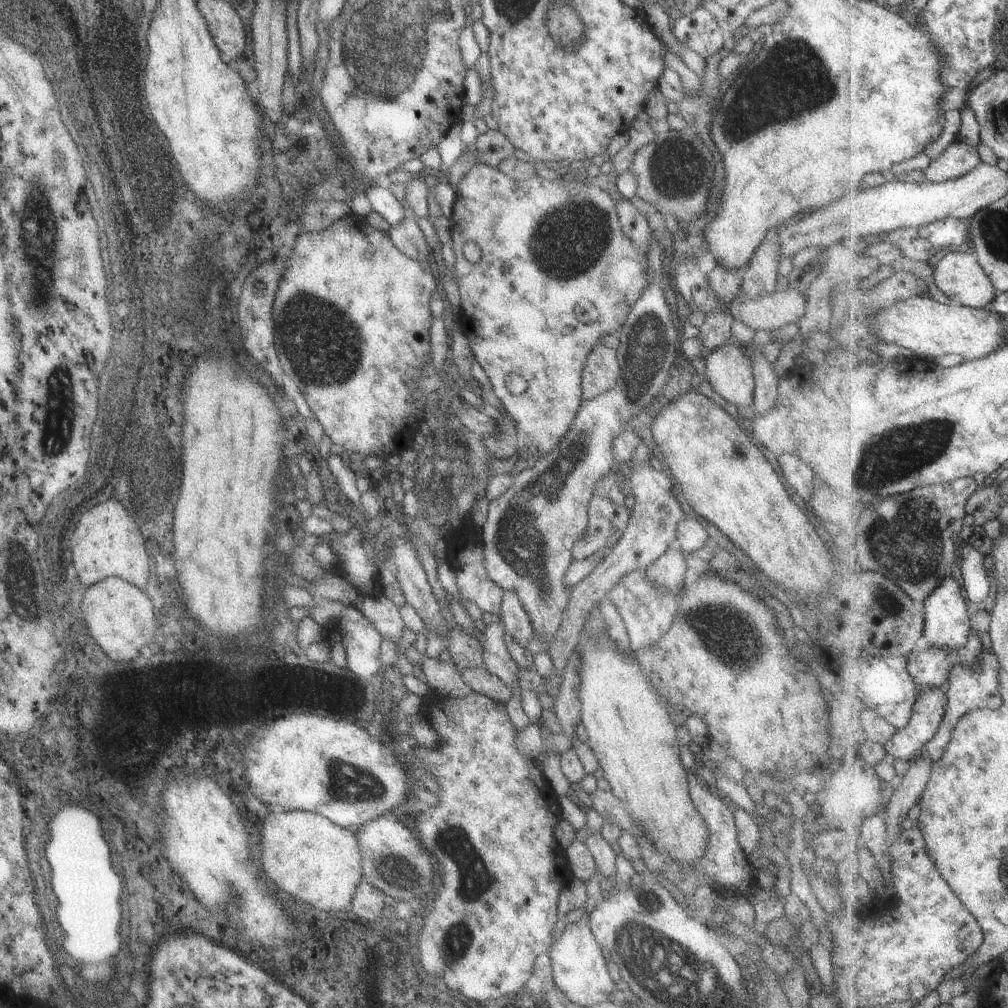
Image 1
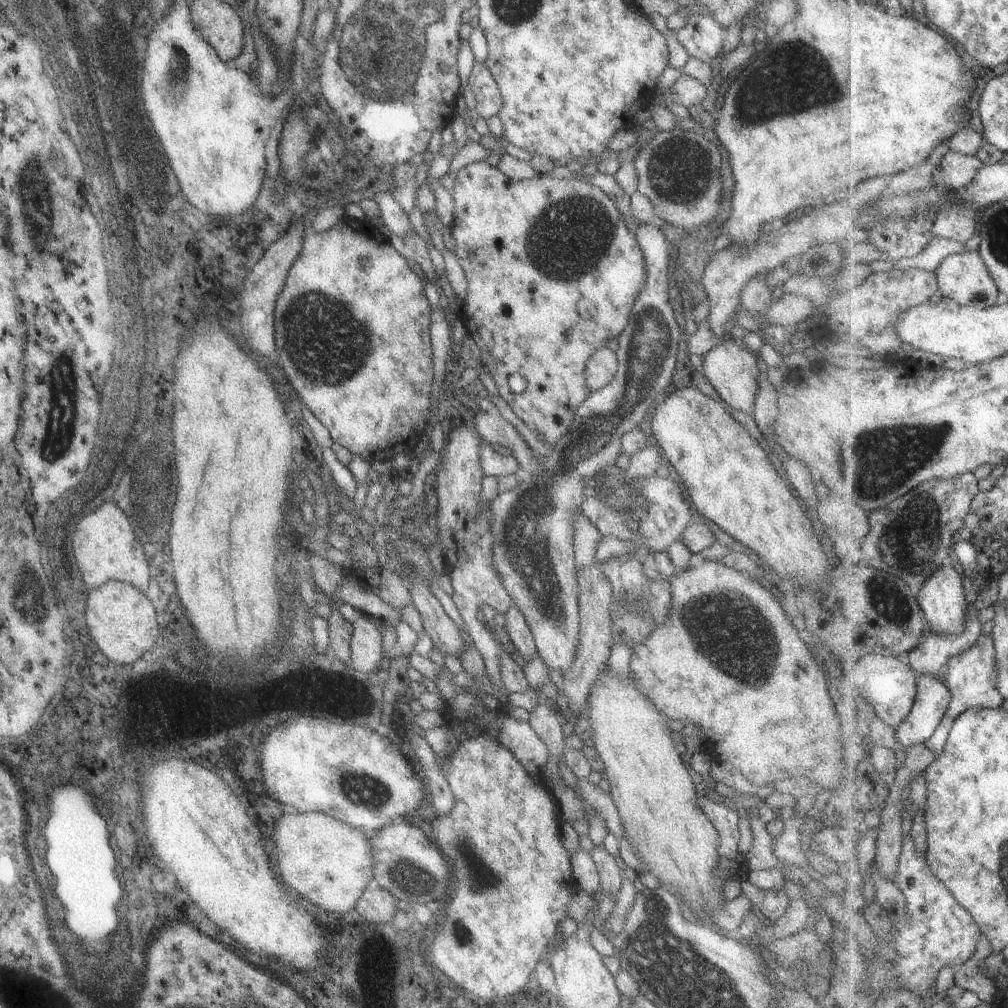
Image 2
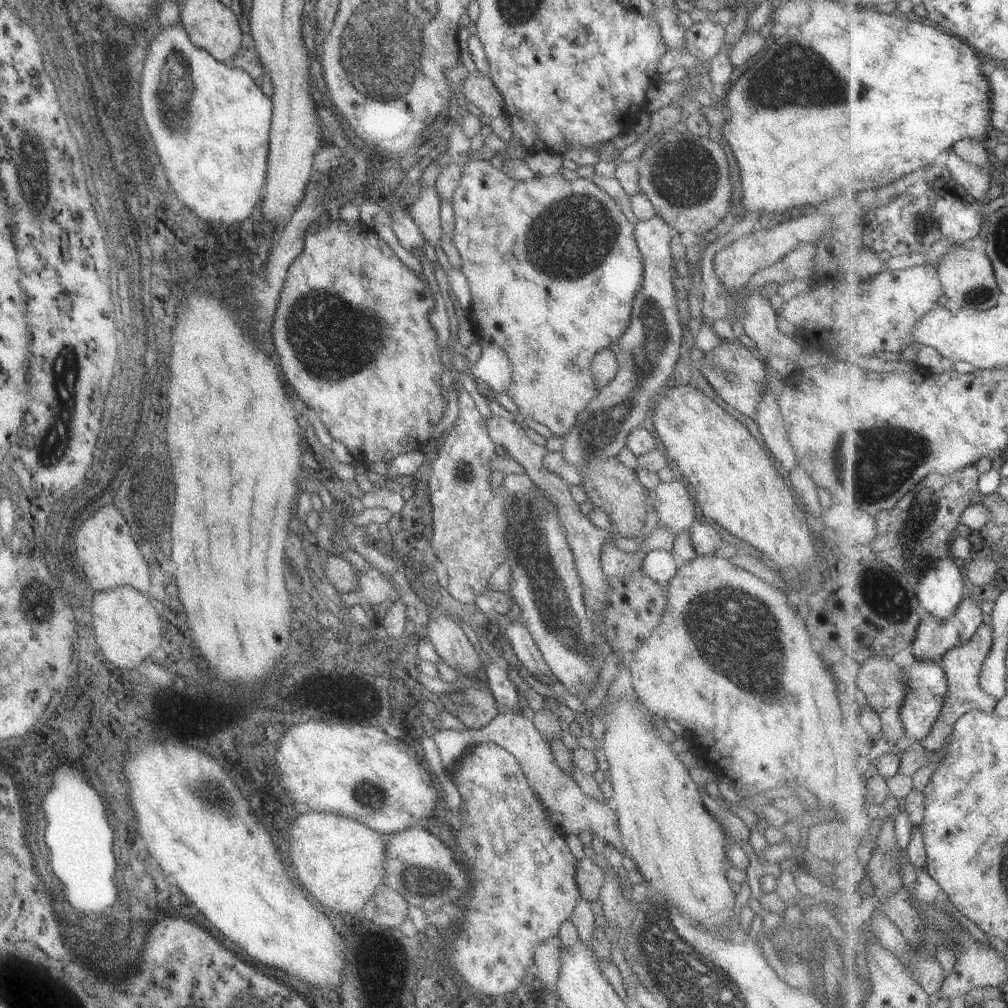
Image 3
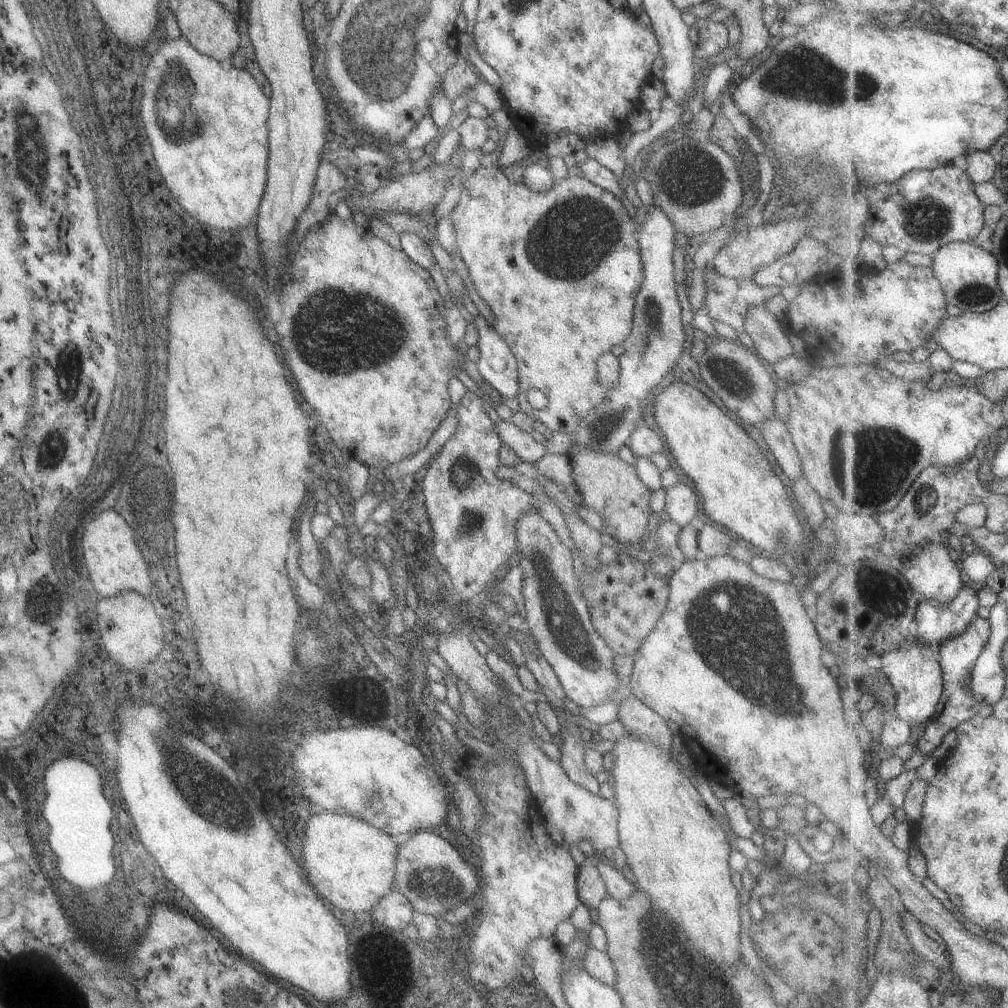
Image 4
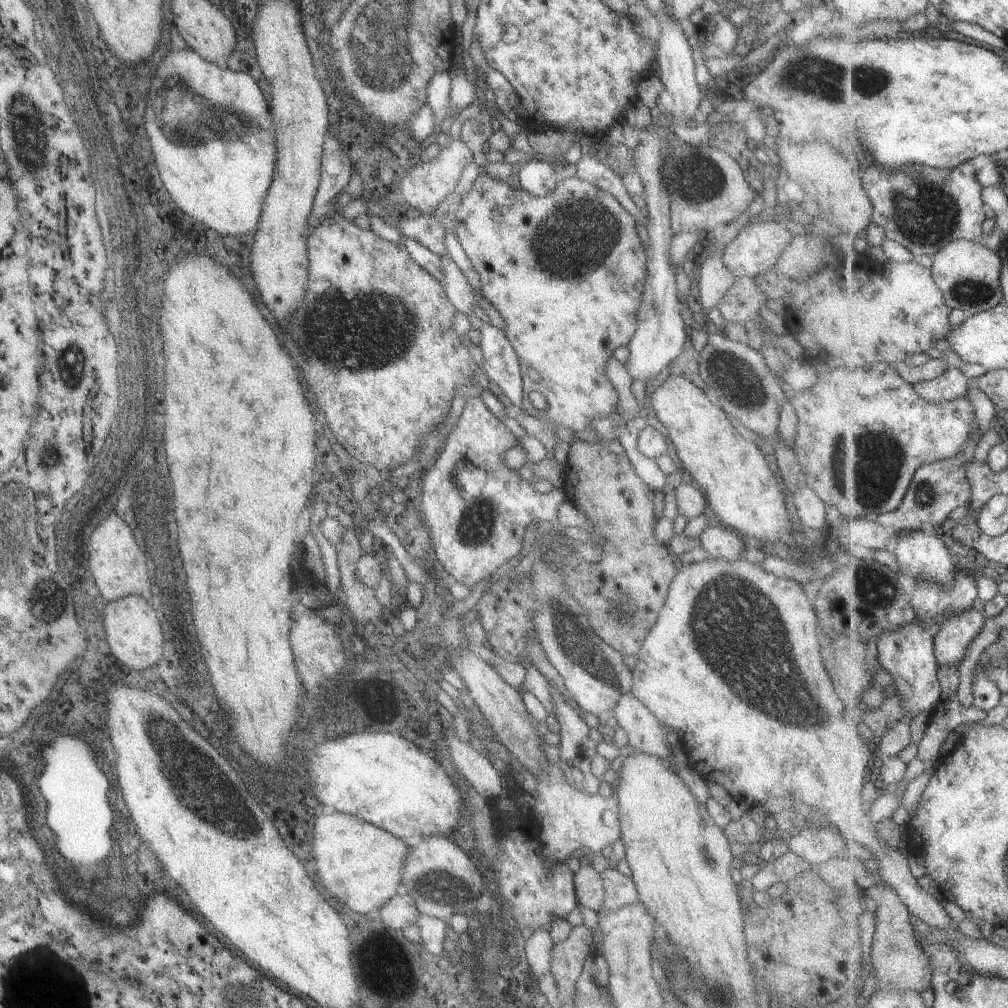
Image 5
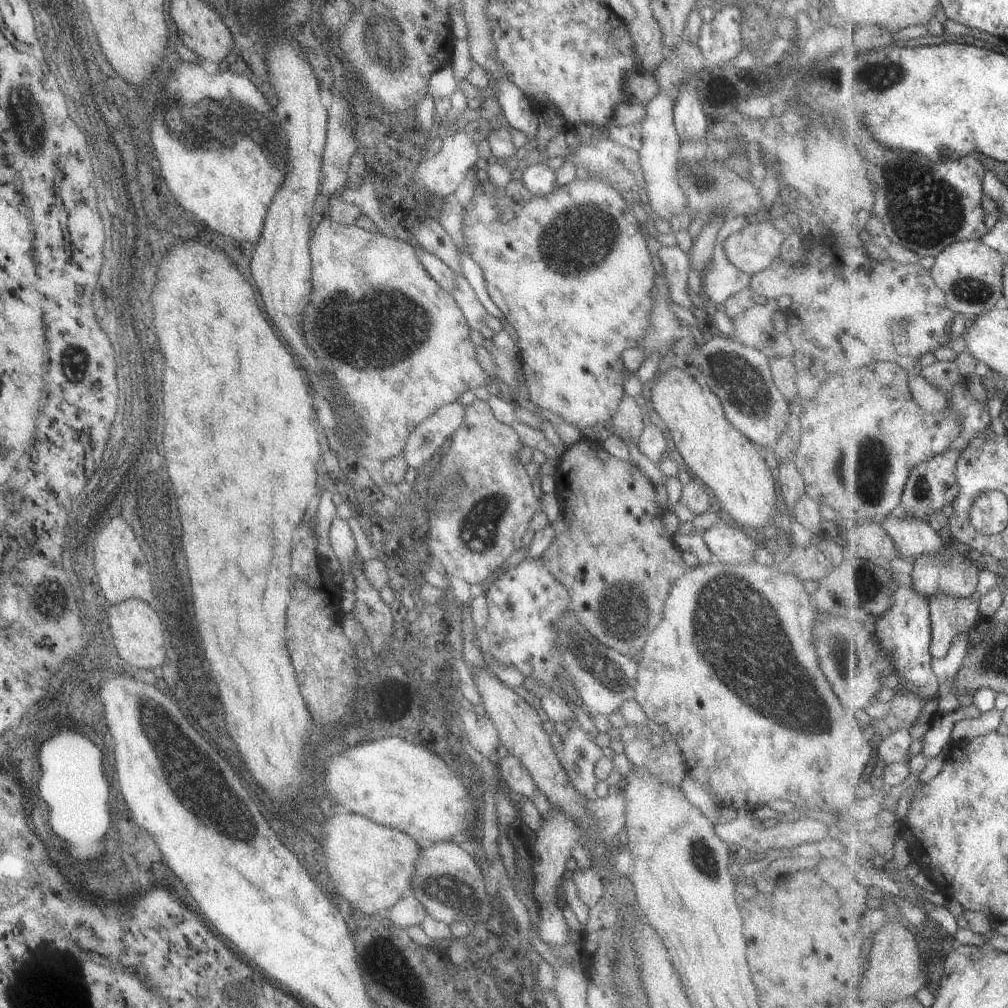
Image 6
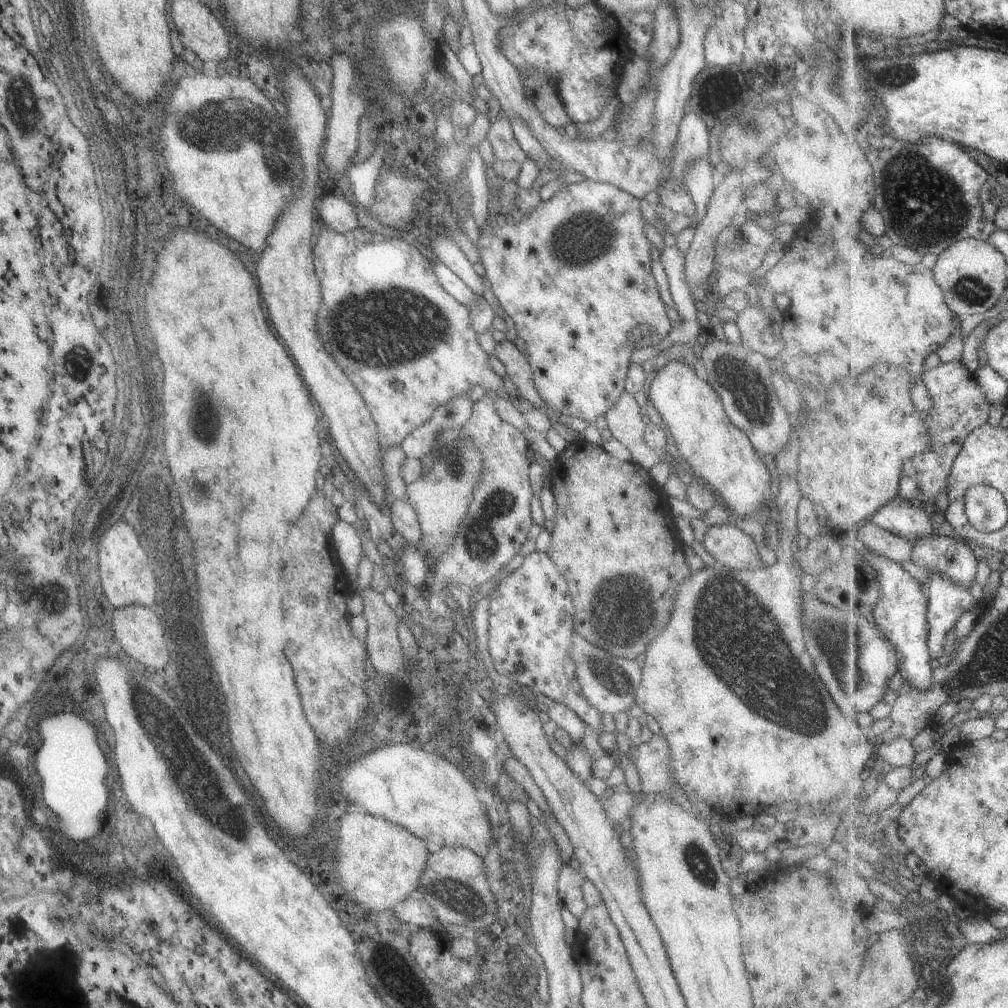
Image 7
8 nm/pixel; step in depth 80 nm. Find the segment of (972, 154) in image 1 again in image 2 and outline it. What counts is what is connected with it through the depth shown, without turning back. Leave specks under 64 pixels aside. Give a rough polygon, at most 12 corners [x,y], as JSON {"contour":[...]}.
{"contour":[[949,152],[933,168],[931,184],[967,189],[986,165]]}

